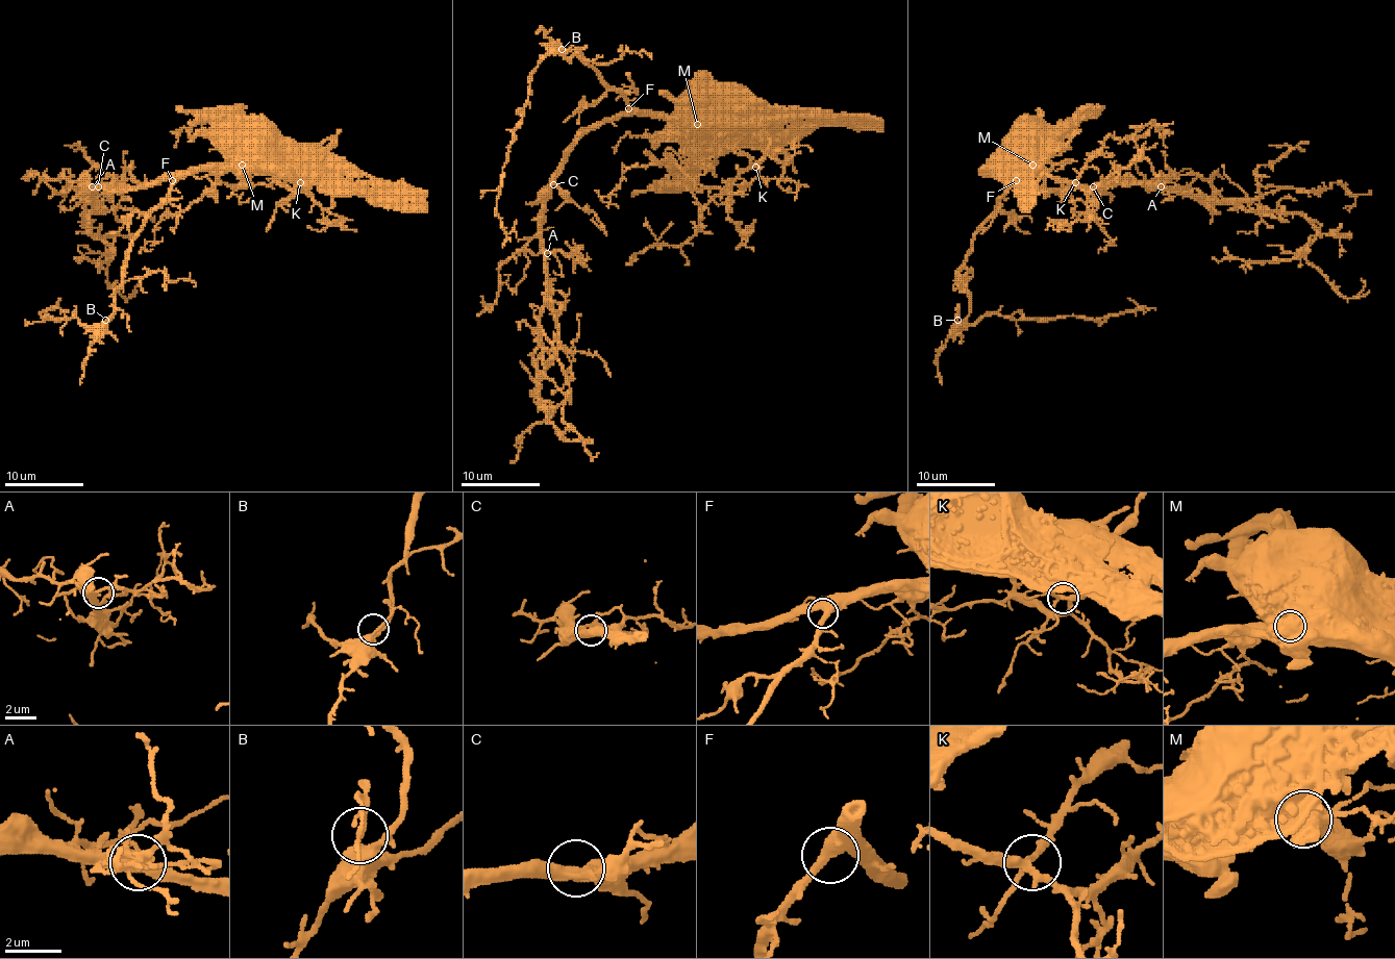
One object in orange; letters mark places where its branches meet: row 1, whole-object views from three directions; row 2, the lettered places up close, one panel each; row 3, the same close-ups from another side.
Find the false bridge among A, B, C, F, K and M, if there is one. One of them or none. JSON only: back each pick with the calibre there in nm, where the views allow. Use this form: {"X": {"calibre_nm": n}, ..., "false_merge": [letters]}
{"M": {"calibre_nm": 700}, "false_merge": ["M"]}

